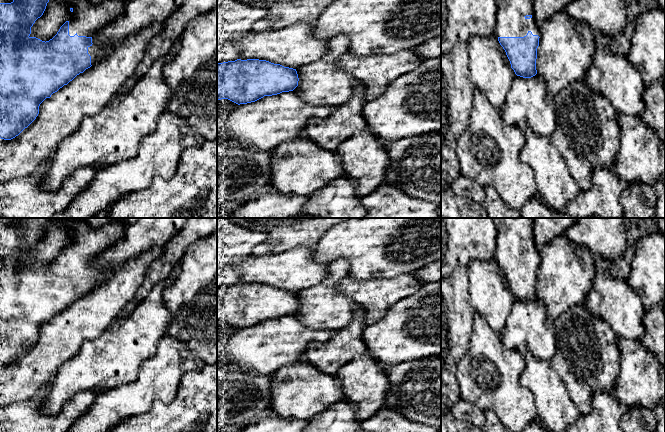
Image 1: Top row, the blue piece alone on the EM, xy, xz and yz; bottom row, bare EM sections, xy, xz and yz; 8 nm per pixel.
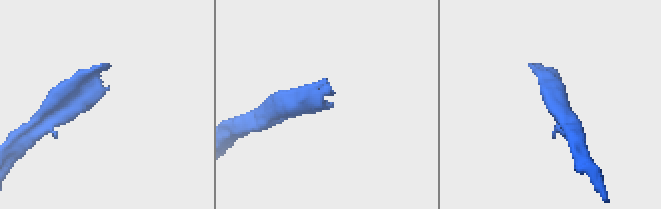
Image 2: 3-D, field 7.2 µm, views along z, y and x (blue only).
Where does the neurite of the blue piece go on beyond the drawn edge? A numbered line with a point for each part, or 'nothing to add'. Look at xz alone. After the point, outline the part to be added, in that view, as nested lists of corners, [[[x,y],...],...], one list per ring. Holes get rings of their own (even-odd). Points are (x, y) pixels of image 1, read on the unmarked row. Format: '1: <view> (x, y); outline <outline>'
nothing to add

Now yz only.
1: yz (511, 232); outline [[[492,218],[497,228],[494,258],[497,261],[524,261],[529,255],[540,260],[535,245],[532,218]]]

